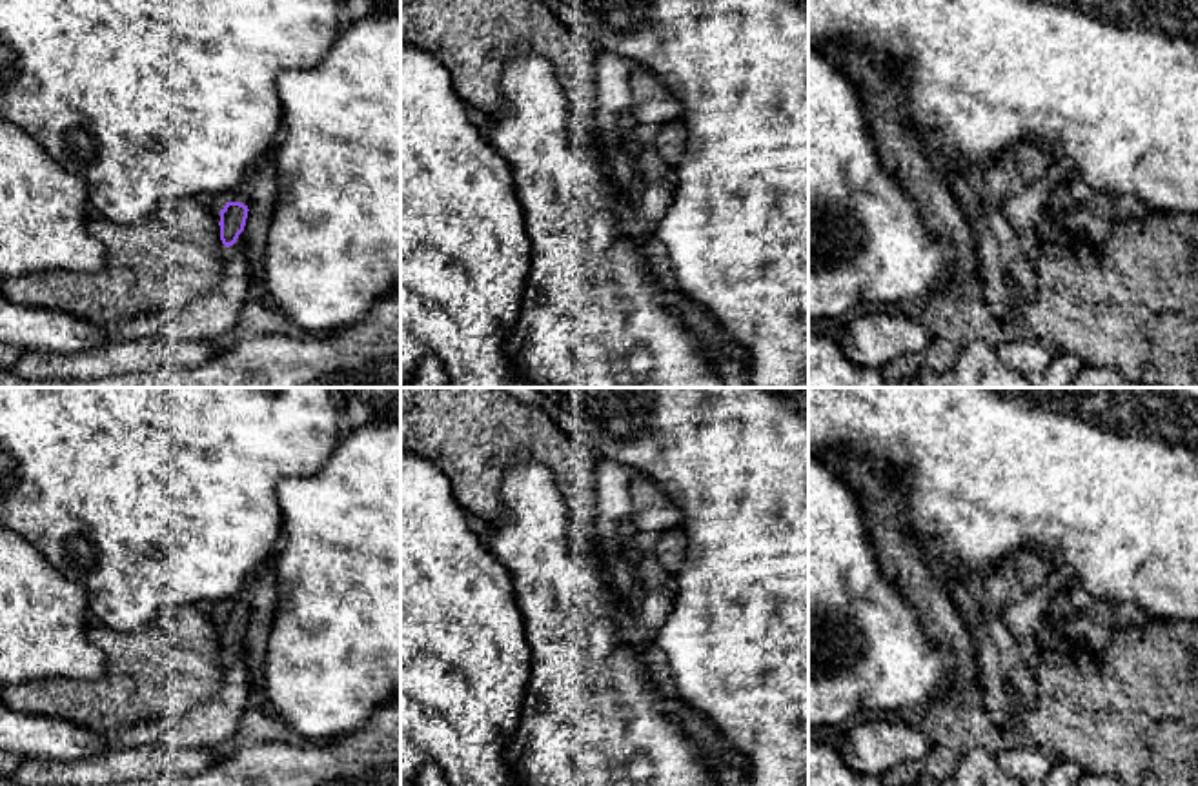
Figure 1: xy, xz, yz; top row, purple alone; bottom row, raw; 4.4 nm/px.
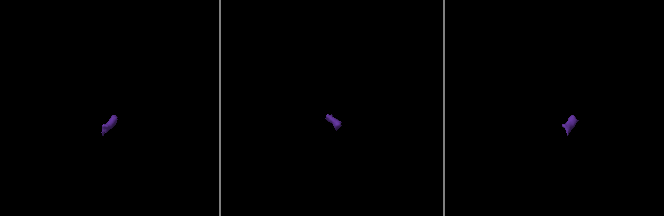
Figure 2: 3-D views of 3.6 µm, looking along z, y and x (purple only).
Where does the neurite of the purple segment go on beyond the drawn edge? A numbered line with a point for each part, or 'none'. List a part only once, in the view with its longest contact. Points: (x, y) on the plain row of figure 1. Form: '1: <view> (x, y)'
1: xy (243, 601)

